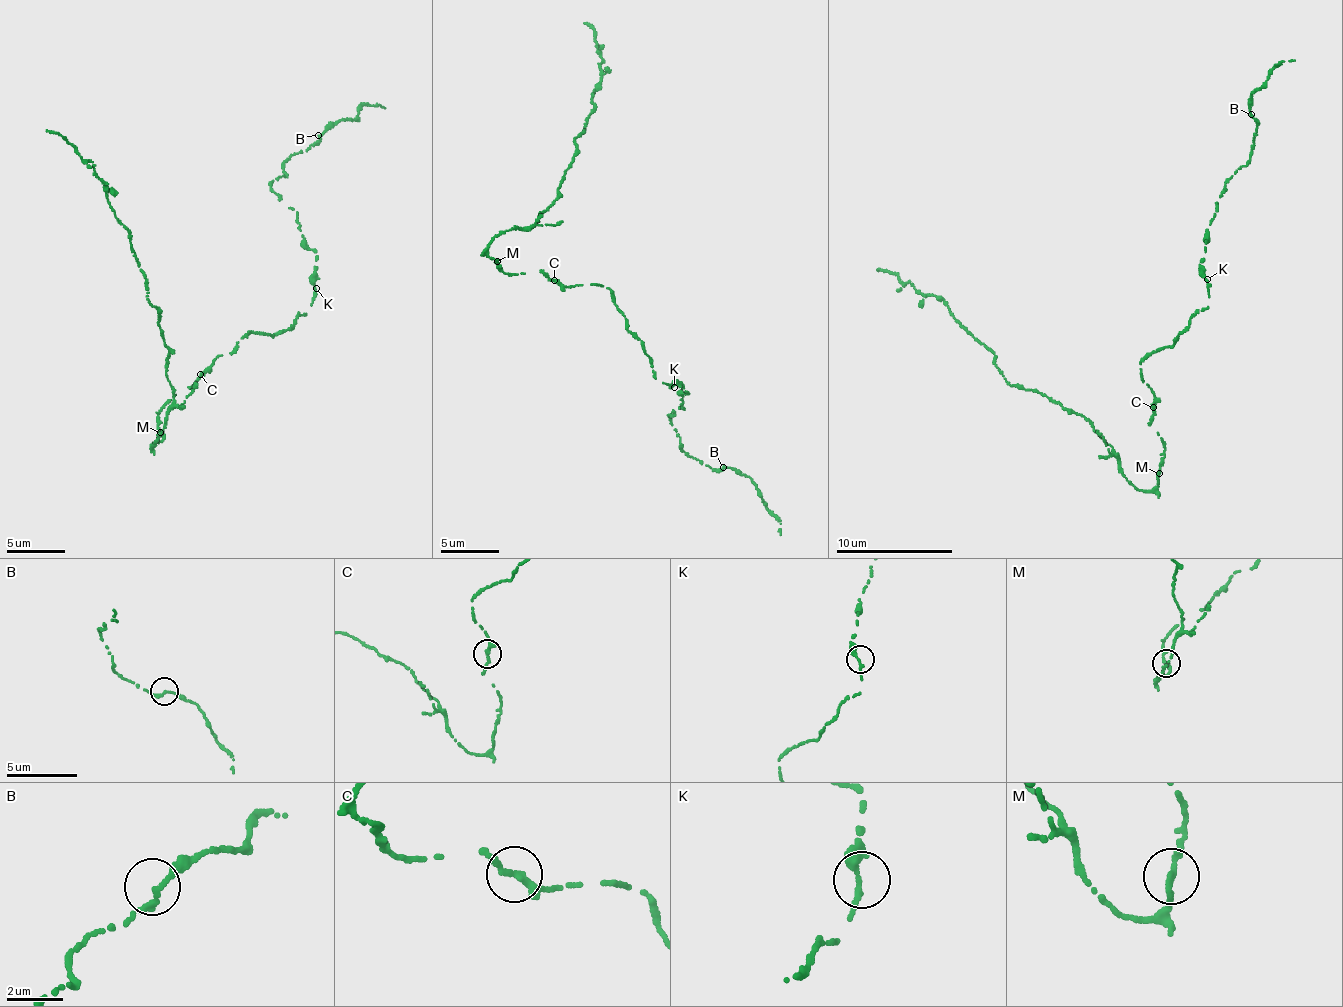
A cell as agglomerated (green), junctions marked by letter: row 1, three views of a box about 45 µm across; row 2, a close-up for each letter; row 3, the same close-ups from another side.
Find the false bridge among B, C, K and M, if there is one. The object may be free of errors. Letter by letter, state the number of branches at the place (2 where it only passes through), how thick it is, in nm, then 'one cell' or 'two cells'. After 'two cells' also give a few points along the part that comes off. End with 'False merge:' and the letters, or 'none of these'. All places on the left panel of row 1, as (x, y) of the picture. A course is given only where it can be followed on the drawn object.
B: 2 branches meet; 220 nm thick; one cell
C: 2 branches meet; 260 nm thick; one cell
K: 2 branches meet; 260 nm thick; one cell
M: 2 branches meet; 200 nm thick; one cell
False merge: none of these

